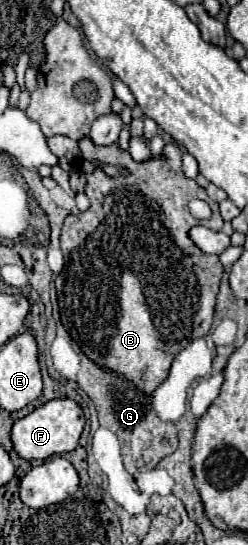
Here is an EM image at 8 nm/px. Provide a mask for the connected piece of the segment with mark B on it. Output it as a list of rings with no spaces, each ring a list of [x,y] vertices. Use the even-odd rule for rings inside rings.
[[[83,136],[79,140],[79,150],[81,150],[81,160],[97,160],[101,164],[113,164],[117,168],[123,168],[127,170],[127,176],[123,174],[117,174],[117,176],[107,176],[99,166],[93,168],[91,174],[87,174],[87,184],[85,184],[85,194],[87,198],[91,200],[91,208],[87,212],[81,212],[77,216],[69,214],[65,218],[65,224],[63,224],[63,230],[61,230],[61,250],[65,254],[65,268],[63,272],[57,276],[55,280],[55,288],[57,288],[57,300],[59,300],[59,312],[61,312],[61,320],[63,320],[63,326],[67,328],[67,332],[71,334],[71,338],[81,346],[81,350],[93,358],[99,366],[105,366],[105,368],[111,368],[111,370],[117,370],[117,374],[129,378],[139,390],[143,392],[153,392],[169,374],[169,368],[171,368],[171,362],[173,358],[195,338],[201,338],[209,332],[211,328],[211,322],[213,322],[213,310],[215,310],[215,298],[217,298],[217,292],[219,292],[219,282],[221,282],[221,276],[223,276],[223,266],[219,262],[219,258],[215,254],[205,254],[201,252],[195,242],[189,238],[189,230],[193,226],[199,226],[199,224],[205,224],[209,228],[221,228],[223,226],[223,218],[219,214],[219,204],[215,200],[211,200],[205,192],[205,188],[201,188],[195,180],[187,180],[183,176],[183,170],[181,170],[181,150],[177,144],[165,144],[163,148],[163,156],[165,160],[161,158],[149,158],[145,162],[135,162],[127,150],[119,148],[119,144],[111,144],[111,146],[97,146],[89,136]],[[191,198],[201,198],[205,202],[209,202],[211,210],[213,210],[213,218],[211,220],[197,220],[189,214],[187,210],[187,202]]]

